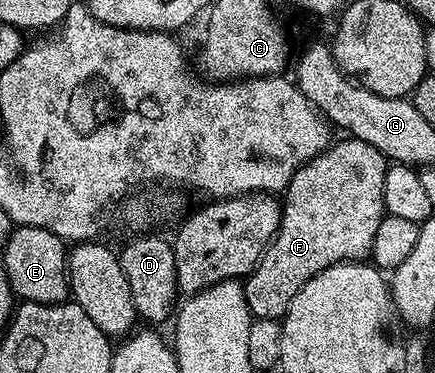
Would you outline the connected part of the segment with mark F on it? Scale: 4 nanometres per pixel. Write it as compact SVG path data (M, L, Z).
M356 137L342 140L328 145L325 152L318 153L312 161L301 166L287 184L275 239L255 264L255 270L242 282L245 303L249 303L252 318L278 322L286 315L293 295L297 295L299 288L313 279L313 275L345 261L366 262L370 258L373 235L377 235L377 227L381 227L381 219L385 216L383 192L389 162L377 147L369 147L369 143L358 141Z

